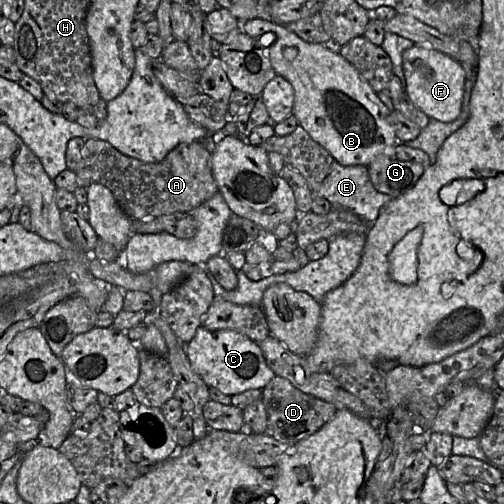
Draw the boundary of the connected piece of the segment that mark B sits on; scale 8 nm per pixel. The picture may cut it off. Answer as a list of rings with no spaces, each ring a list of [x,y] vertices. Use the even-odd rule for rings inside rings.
[[[250,19],[241,22],[240,29],[254,40],[260,40],[267,33],[276,35],[276,40],[264,48],[264,53],[276,74],[293,87],[293,115],[336,162],[343,166],[368,166],[398,143],[395,130],[389,122],[389,110],[357,69],[337,50],[321,43],[307,43],[286,26],[269,20]]]

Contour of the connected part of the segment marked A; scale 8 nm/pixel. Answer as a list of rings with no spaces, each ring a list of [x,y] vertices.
[[[95,138],[85,140],[81,154],[79,169],[74,171],[80,186],[87,187],[92,183],[104,185],[111,191],[122,211],[133,221],[157,218],[175,212],[189,213],[218,192],[211,169],[211,153],[201,142],[181,143],[172,149],[163,160],[156,163],[145,163],[126,156],[109,142]]]

